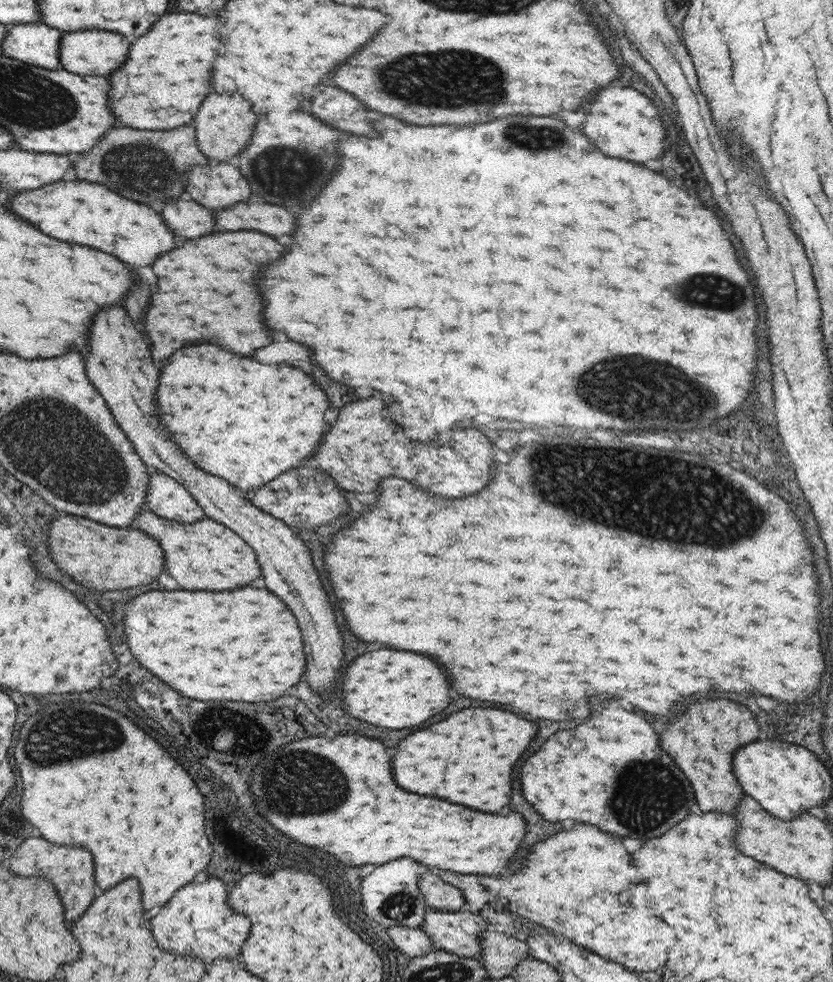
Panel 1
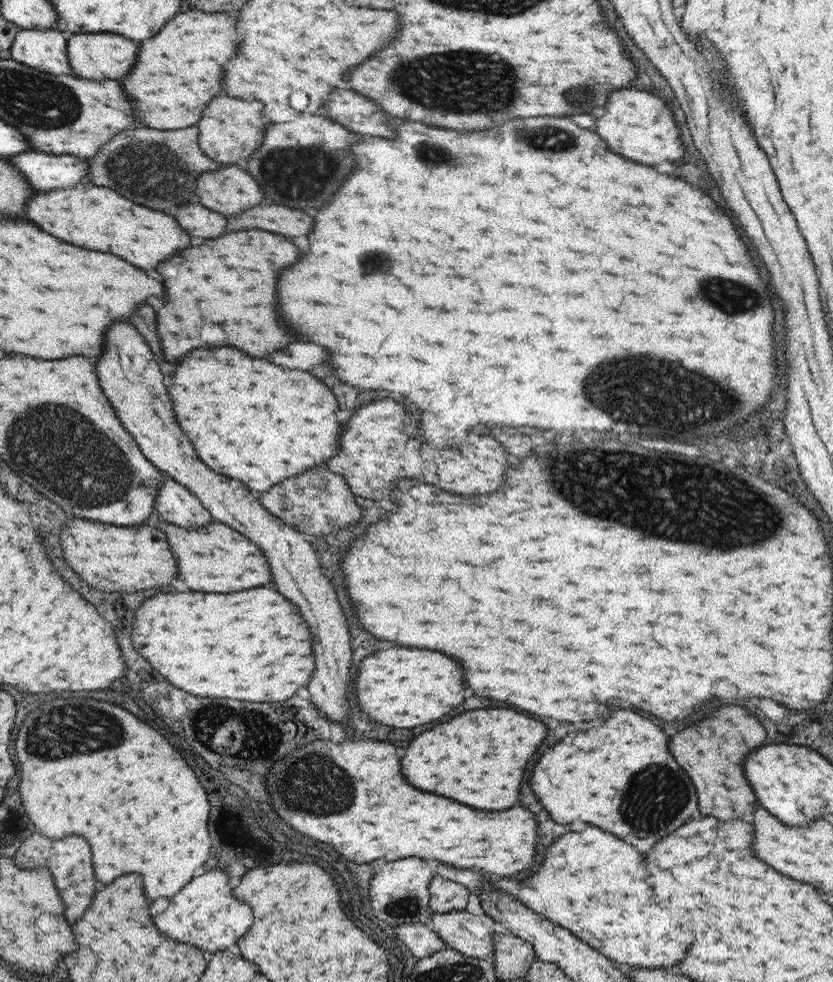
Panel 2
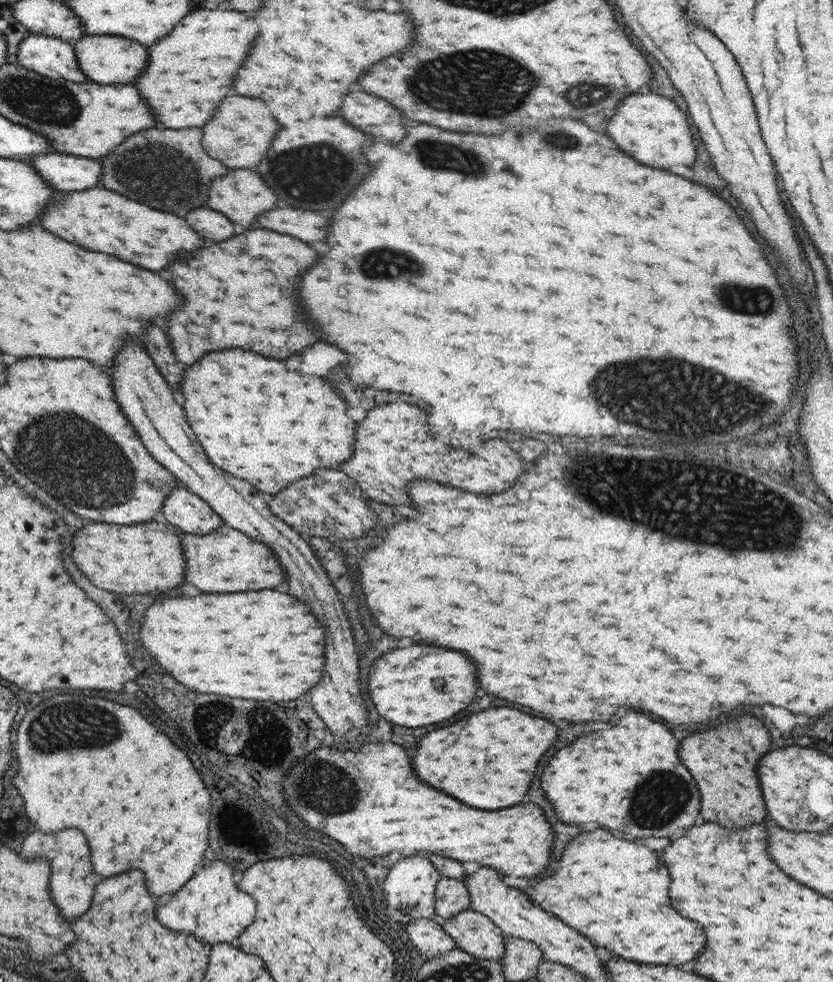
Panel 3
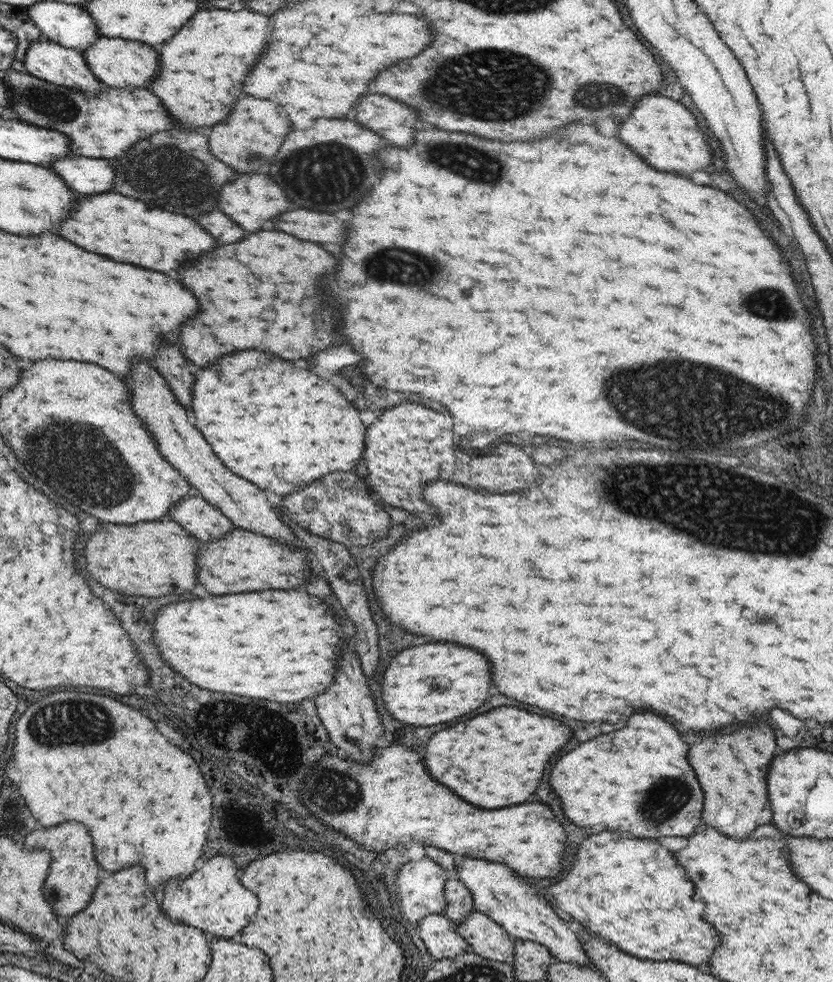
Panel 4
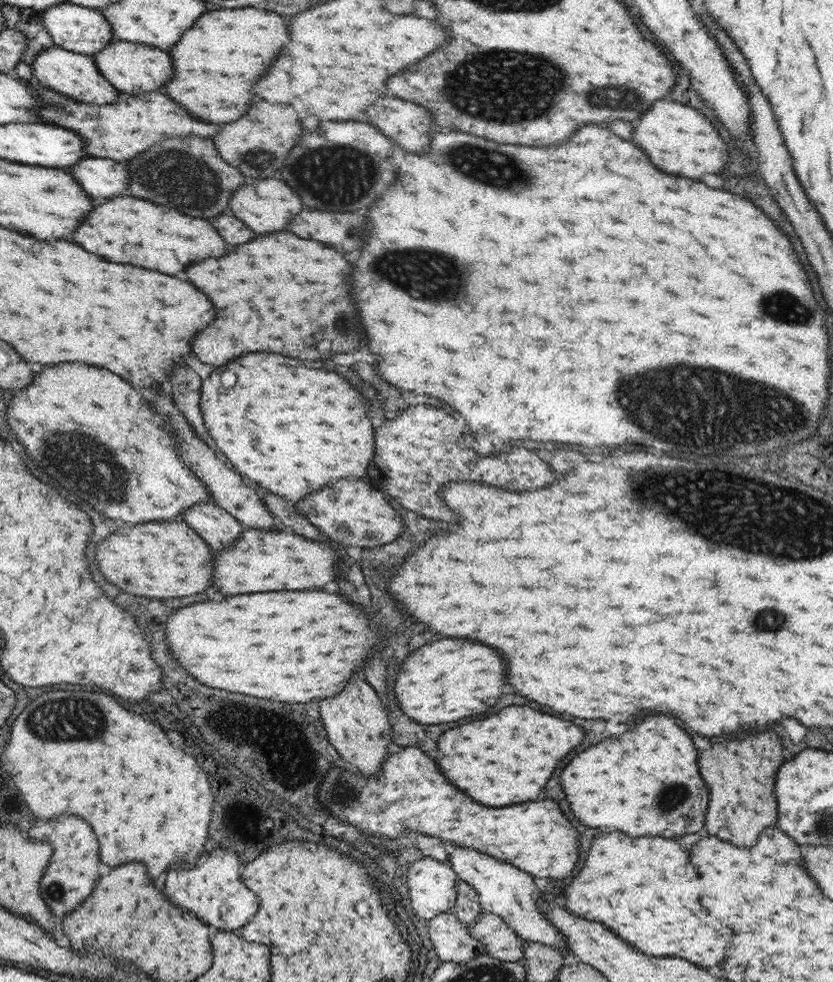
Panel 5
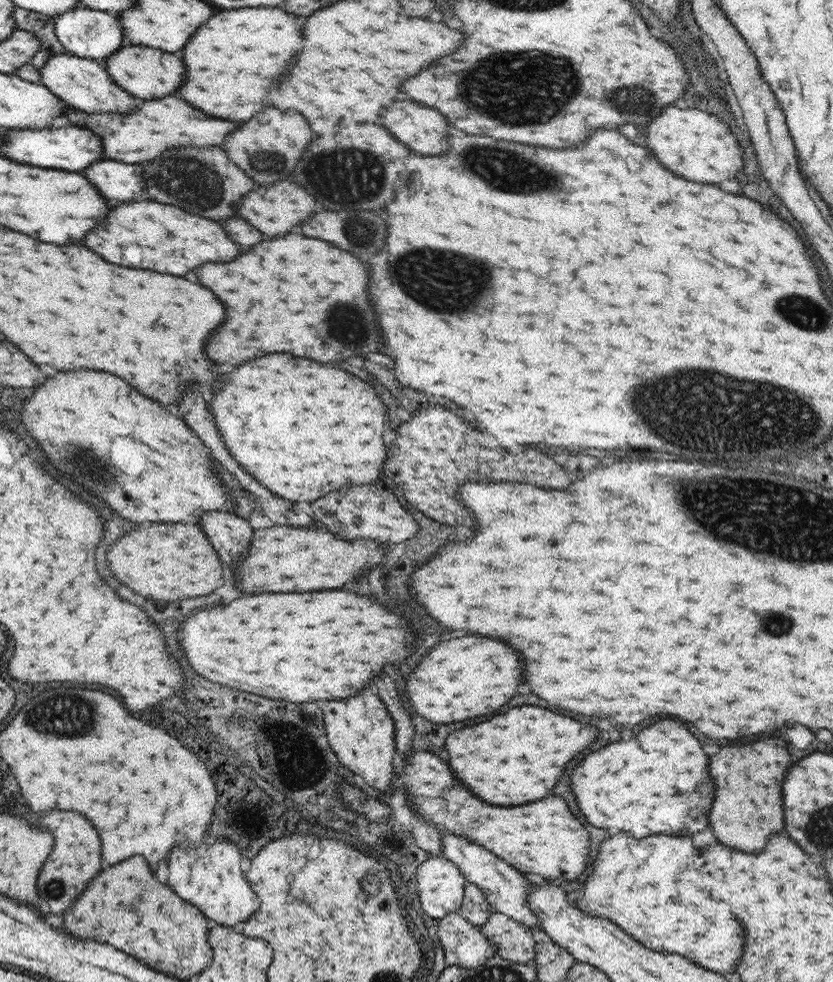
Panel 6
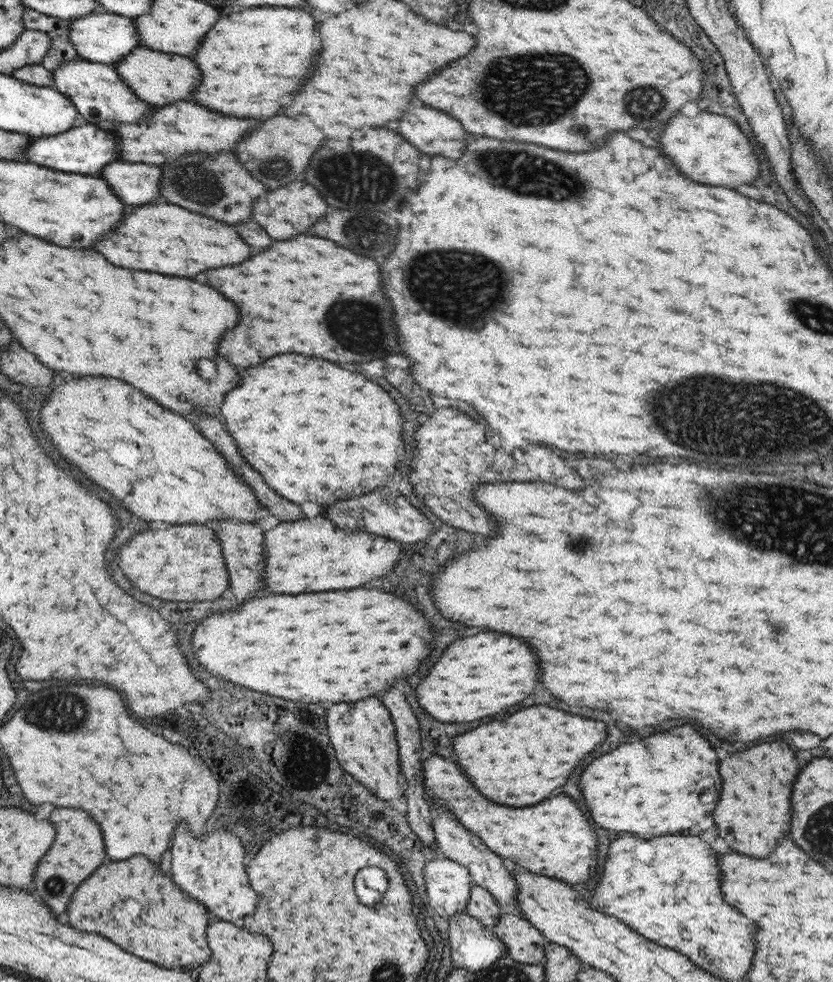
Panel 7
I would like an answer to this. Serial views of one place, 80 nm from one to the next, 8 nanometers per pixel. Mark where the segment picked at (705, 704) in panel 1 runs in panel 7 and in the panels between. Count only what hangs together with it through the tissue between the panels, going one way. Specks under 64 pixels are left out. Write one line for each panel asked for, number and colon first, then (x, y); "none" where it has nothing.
2: (712, 752)
3: (723, 760)
4: (732, 768)
5: (741, 778)
6: (747, 809)
7: (754, 812)

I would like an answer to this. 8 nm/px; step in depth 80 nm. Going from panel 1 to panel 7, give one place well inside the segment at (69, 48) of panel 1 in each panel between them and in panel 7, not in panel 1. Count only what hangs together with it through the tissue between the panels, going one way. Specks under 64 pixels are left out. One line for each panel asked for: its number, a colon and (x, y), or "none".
2: (102, 56)
3: (105, 59)
4: (118, 63)
5: (136, 68)
6: (147, 73)
7: (159, 78)

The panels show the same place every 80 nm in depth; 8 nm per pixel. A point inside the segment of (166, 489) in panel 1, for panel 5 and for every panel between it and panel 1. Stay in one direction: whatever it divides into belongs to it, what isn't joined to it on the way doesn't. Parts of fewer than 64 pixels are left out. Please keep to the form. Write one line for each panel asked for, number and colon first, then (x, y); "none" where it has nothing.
2: (175, 503)
3: (183, 508)
4: (206, 522)
5: (220, 529)

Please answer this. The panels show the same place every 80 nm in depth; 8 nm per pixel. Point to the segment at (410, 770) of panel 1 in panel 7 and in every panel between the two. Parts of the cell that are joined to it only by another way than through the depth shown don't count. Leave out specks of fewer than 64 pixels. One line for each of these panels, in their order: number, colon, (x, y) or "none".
2: (481, 758)
3: (488, 760)
4: (497, 759)
5: (507, 759)
6: (517, 757)
7: (517, 761)

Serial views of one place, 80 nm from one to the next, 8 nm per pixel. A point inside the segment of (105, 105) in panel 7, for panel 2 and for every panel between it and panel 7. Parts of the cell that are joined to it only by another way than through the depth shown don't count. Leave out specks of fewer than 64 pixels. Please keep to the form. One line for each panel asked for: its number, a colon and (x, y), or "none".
2: (46, 50)
3: (51, 56)
4: (47, 60)
5: (73, 74)
6: (83, 83)

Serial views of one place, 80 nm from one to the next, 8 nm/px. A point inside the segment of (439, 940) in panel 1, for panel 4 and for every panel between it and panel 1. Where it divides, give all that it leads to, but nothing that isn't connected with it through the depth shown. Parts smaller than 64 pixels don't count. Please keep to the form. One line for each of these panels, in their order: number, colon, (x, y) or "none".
2: (473, 935)
3: (476, 934)
4: (487, 939)

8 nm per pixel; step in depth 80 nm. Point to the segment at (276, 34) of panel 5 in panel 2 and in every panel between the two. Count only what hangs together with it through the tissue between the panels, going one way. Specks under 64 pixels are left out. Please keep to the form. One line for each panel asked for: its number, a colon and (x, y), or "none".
2: (184, 60)
3: (190, 72)
4: (203, 69)

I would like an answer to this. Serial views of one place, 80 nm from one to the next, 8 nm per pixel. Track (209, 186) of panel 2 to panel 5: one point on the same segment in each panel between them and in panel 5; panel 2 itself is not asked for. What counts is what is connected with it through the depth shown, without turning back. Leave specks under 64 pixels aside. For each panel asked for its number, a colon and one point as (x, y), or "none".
3: (241, 194)
4: (253, 199)
5: (264, 204)

